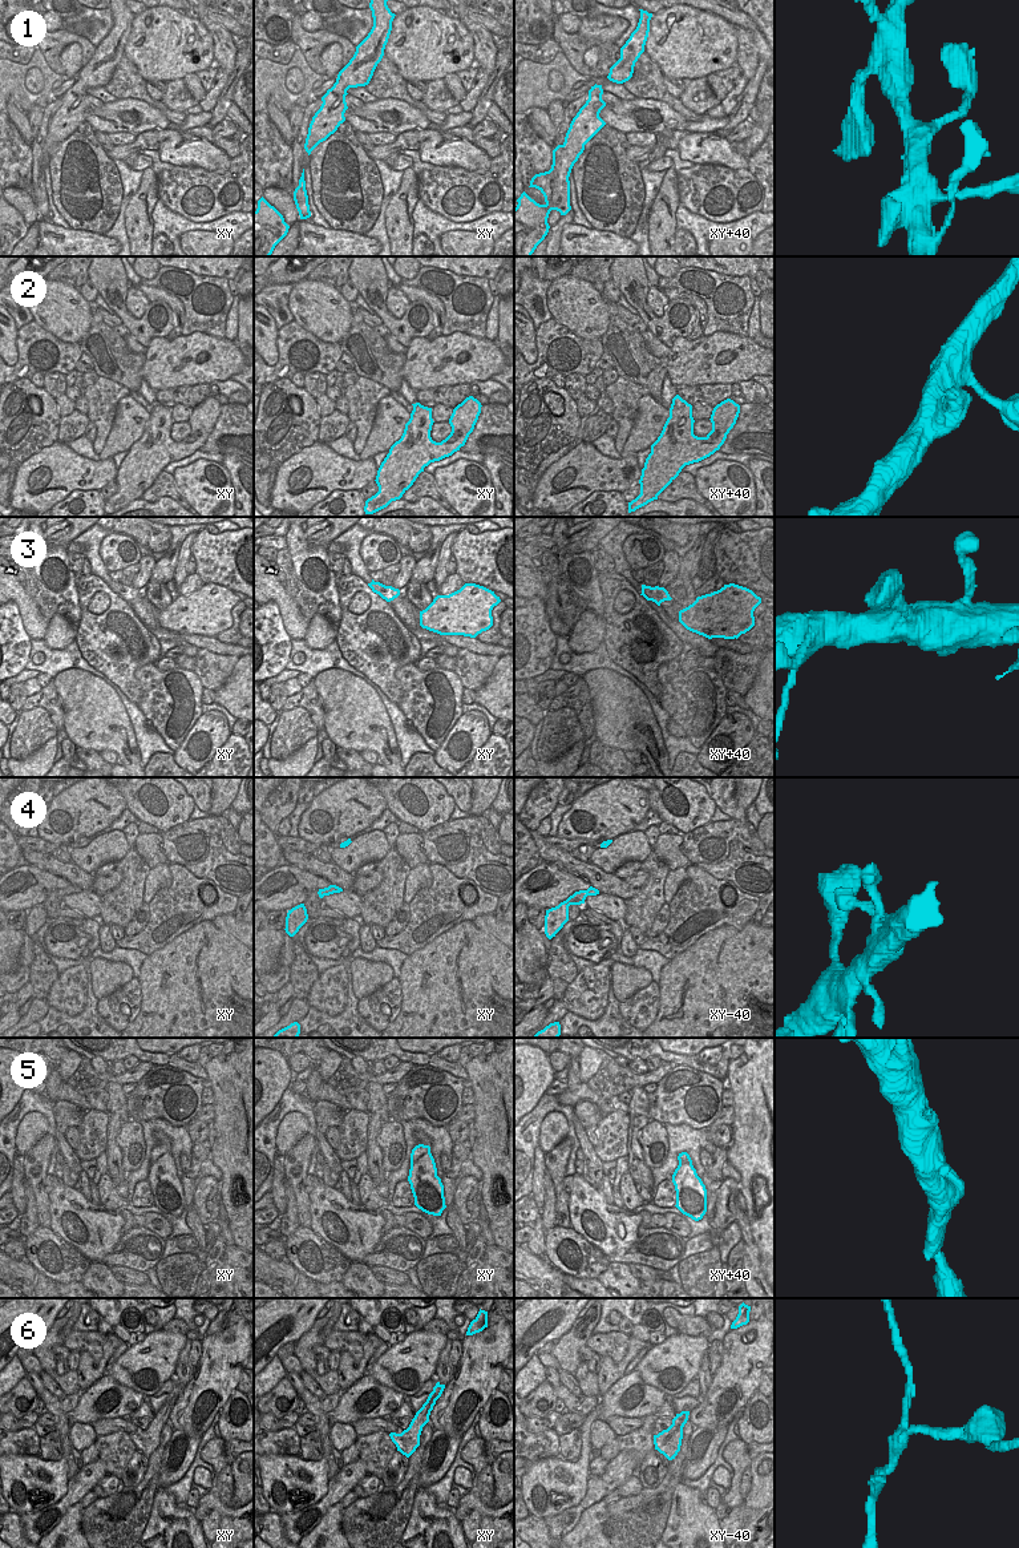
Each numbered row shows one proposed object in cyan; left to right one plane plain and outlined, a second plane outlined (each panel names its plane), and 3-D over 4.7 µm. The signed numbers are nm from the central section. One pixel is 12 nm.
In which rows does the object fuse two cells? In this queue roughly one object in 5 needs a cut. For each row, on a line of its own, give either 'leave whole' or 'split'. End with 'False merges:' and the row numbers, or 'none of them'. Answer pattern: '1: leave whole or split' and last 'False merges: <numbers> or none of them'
1: leave whole
2: leave whole
3: leave whole
4: leave whole
5: leave whole
6: leave whole
False merges: none of them

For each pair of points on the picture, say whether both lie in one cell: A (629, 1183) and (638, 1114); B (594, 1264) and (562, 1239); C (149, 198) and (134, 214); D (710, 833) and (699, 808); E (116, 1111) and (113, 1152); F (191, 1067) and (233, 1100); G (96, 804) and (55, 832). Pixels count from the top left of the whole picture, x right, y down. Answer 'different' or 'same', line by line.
A: different
B: same
C: same
D: different
E: same
F: different
G: same

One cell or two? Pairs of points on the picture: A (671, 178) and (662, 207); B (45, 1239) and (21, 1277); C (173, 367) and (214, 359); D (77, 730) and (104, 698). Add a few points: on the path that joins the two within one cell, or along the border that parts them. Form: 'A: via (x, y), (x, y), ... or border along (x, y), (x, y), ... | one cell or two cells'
A: via (668, 185), (666, 201) | one cell
B: border along (25, 1256), (32, 1265), (55, 1282) | two cells
C: via (184, 364), (203, 363) | one cell
D: via (85, 722), (93, 714), (96, 706) | one cell

